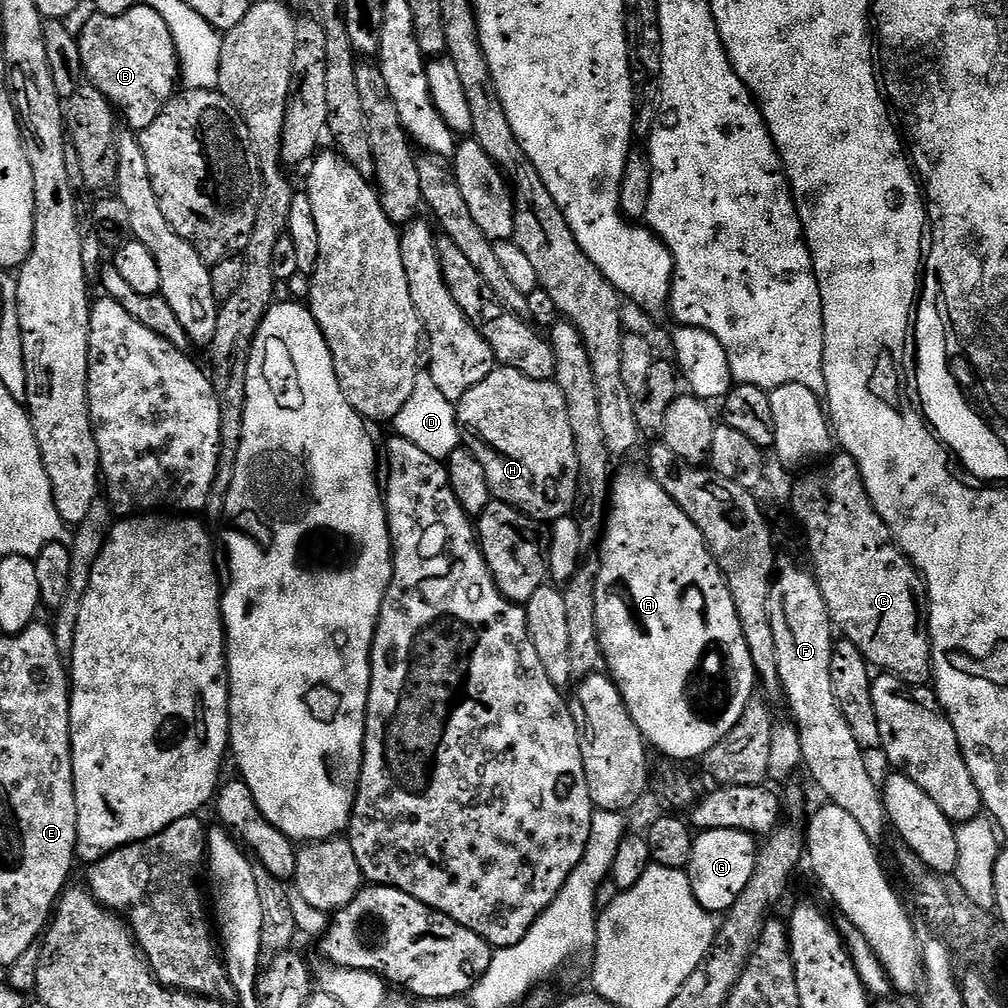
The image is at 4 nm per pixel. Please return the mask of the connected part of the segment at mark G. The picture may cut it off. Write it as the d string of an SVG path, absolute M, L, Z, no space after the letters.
M710 830L700 832L693 839L686 871L694 898L698 898L707 912L723 914L734 906L734 902L738 902L738 894L746 890L746 882L750 882L750 874L754 874L757 851L757 837L742 830Z

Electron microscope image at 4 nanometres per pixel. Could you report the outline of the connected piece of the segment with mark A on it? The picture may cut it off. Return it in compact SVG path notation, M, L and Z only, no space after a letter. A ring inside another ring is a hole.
M617 471L610 485L610 507L598 559L596 617L600 645L607 671L620 685L630 718L634 718L645 741L672 760L709 755L742 718L742 710L754 698L758 677L734 610L734 598L704 535L647 471ZM708 640L720 640L728 648L738 681L732 712L716 724L700 724L684 704L684 679Z

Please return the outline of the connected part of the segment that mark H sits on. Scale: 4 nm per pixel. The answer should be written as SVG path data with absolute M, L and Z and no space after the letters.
M493 367L492 373L482 378L478 386L470 386L470 390L462 394L456 404L456 421L460 427L460 443L474 454L482 470L486 470L486 482L495 499L525 512L536 522L551 522L575 509L580 471L574 430L570 430L564 392L552 380L535 380L513 368Z

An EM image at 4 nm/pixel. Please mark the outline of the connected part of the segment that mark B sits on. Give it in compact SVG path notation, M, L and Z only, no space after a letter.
M138 2L126 14L92 14L78 28L78 39L85 81L102 90L132 130L150 126L176 95L181 79L179 54L165 19L158 11Z

